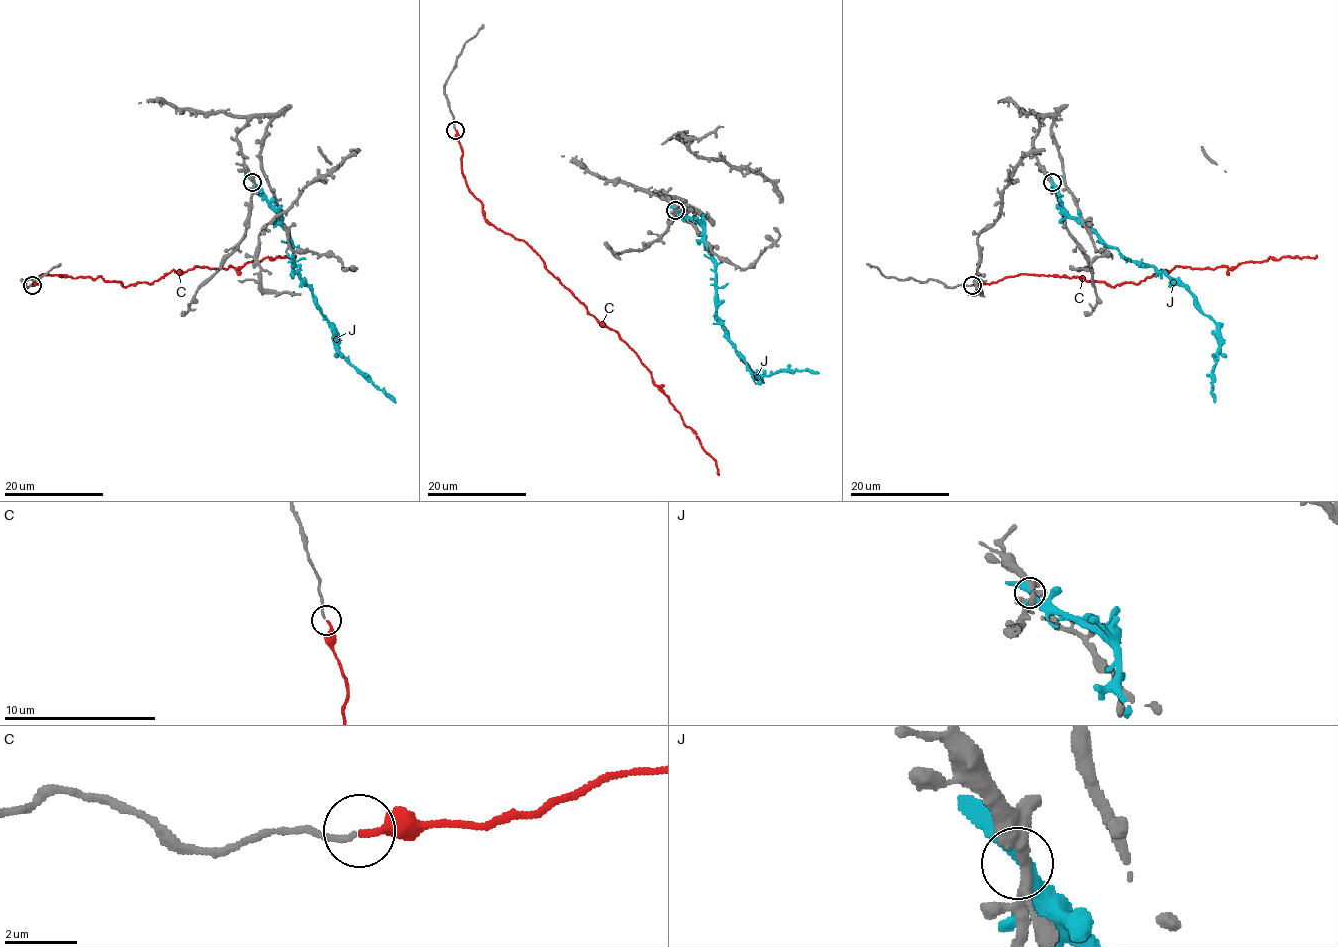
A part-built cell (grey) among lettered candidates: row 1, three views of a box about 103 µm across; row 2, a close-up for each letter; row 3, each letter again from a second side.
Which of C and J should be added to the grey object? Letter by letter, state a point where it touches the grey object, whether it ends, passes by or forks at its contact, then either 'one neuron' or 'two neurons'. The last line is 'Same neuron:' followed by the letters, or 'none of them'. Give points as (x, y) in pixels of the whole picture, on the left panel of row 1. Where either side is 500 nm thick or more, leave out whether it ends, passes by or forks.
C: meets grey at (32, 285); it ends there; one neuron
J: meets grey at (252, 182); it passes by; two neurons
Same neuron: C

